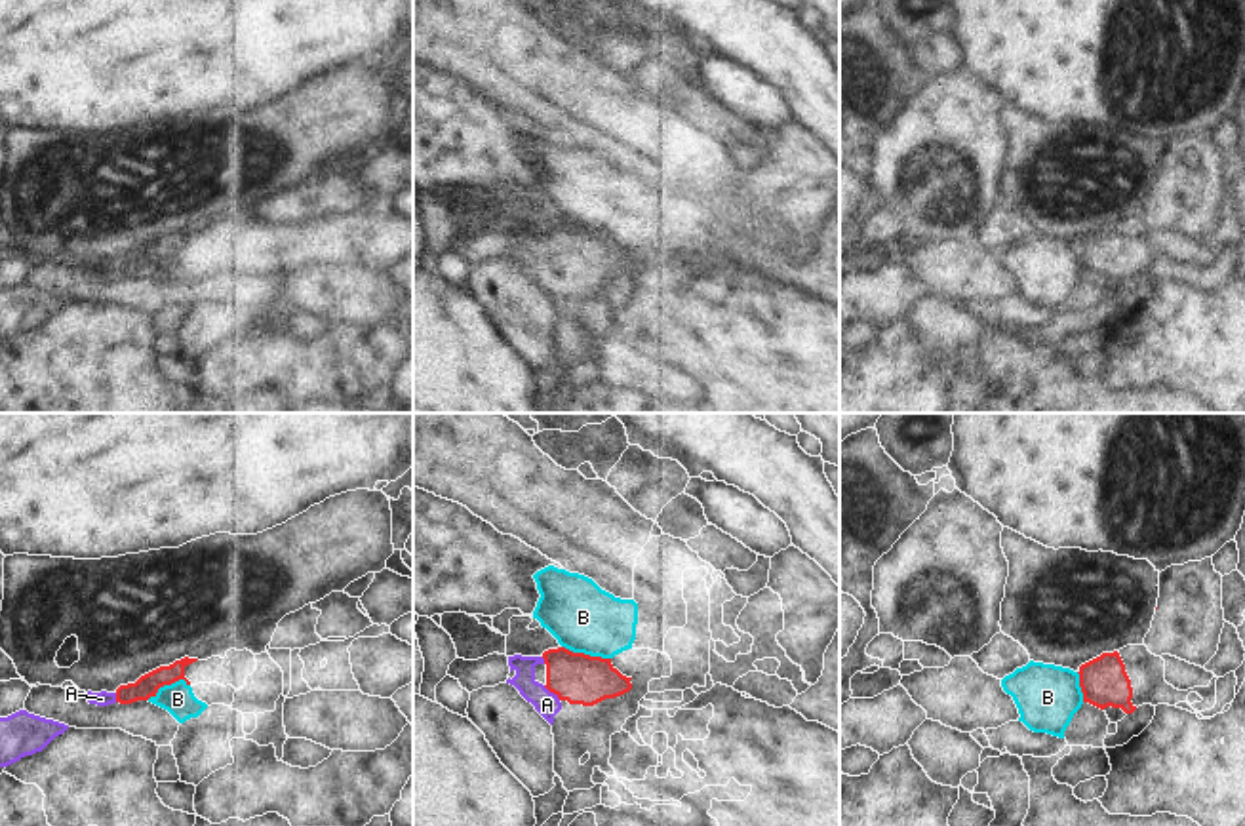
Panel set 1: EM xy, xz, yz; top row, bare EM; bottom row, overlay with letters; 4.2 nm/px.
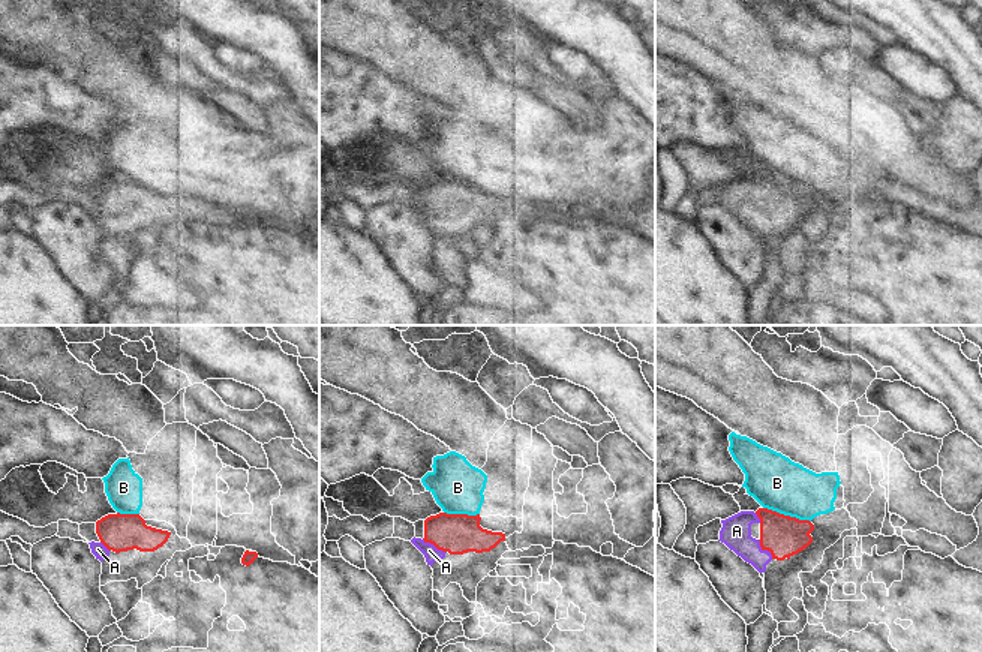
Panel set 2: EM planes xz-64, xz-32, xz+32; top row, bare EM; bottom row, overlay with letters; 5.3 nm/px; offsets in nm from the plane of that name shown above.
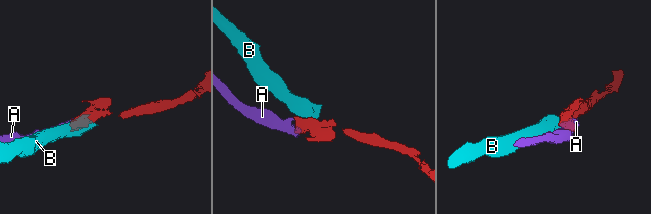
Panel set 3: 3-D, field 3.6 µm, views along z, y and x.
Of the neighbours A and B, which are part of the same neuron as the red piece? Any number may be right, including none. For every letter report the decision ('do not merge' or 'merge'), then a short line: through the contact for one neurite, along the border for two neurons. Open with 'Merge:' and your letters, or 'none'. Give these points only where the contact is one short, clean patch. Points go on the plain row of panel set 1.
Merge: A
A: merge | xz (577, 252), (568, 252), (553, 265), (547, 278)
B: do not merge | xz (562, 219), (610, 233)

